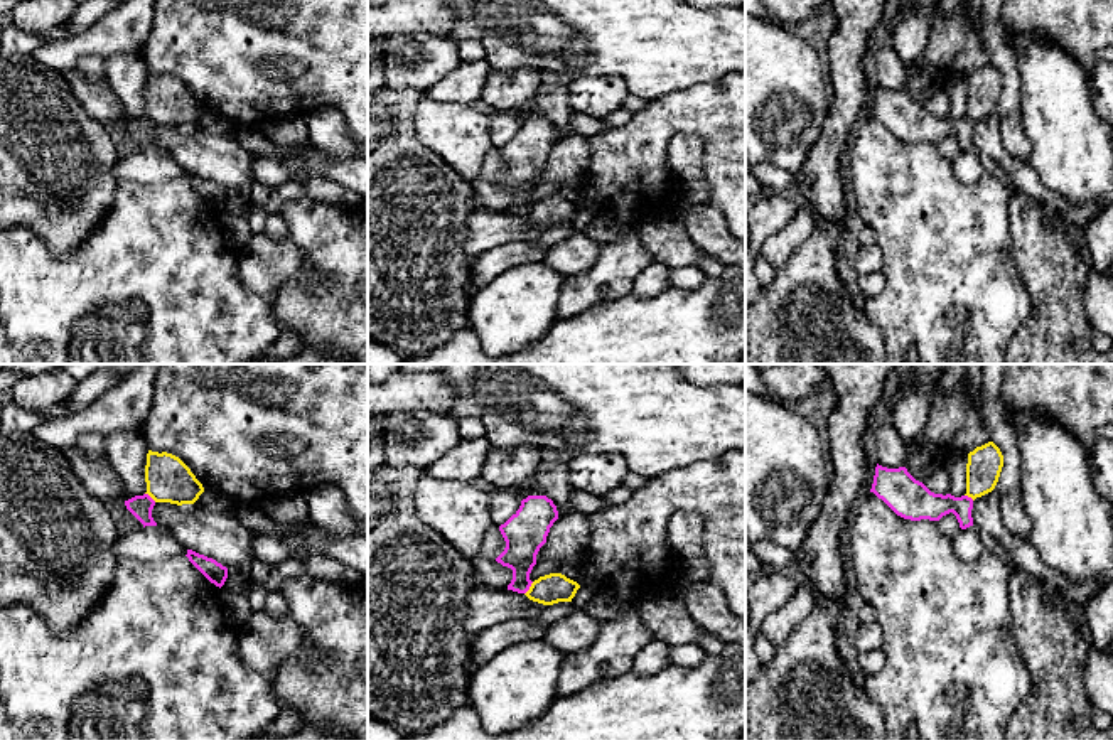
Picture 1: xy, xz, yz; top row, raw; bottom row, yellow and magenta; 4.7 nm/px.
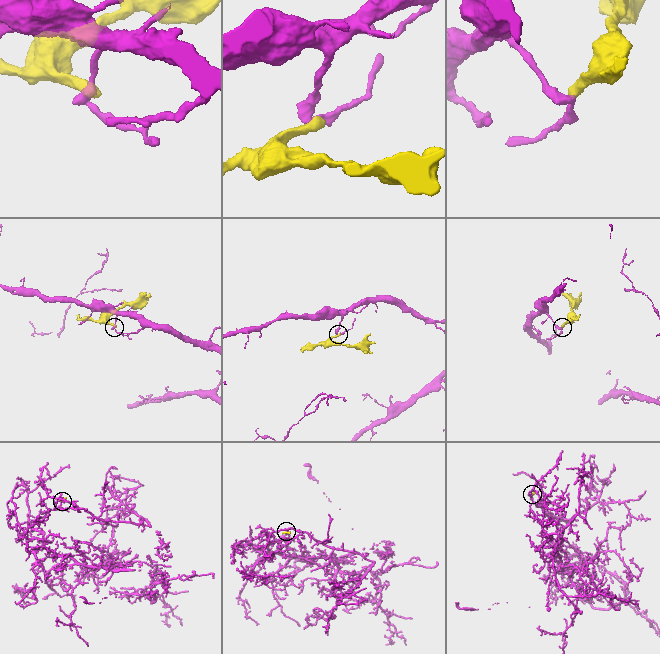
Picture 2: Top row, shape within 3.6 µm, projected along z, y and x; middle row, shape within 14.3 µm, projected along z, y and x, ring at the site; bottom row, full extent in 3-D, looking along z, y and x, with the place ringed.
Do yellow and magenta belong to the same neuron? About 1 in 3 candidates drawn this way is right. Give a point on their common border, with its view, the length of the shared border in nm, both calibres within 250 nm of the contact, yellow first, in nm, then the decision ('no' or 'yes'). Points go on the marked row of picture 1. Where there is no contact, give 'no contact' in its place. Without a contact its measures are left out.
xz (530, 589) | 80 nm | 140/180 nm | no

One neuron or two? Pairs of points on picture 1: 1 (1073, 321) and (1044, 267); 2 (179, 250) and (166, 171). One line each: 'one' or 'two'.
1: one
2: two

